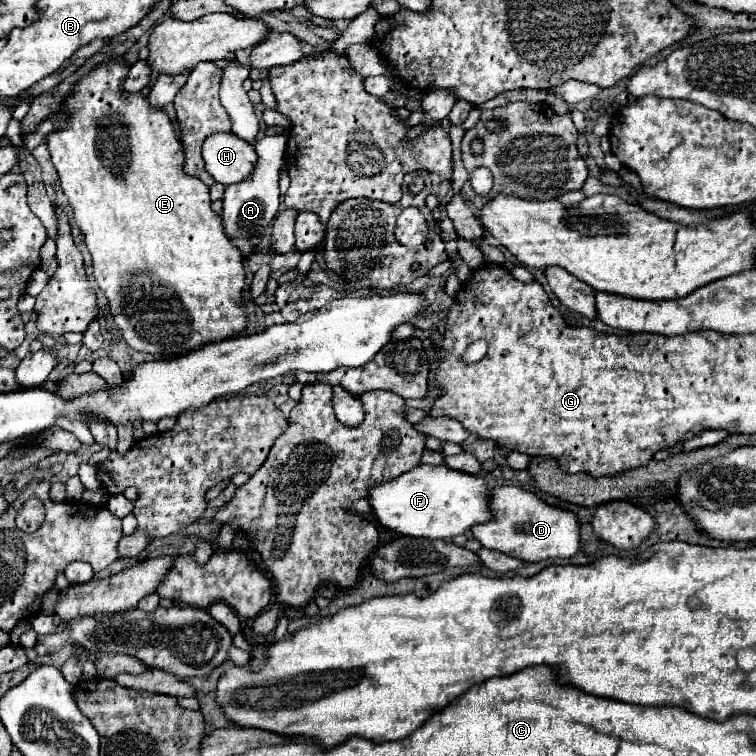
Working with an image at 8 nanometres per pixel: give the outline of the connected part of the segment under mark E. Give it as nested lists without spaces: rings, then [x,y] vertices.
[[[114,58],[114,60],[108,60],[100,66],[96,66],[88,76],[84,76],[76,84],[72,96],[66,100],[66,104],[62,108],[70,114],[66,126],[60,126],[56,130],[56,134],[50,134],[46,144],[48,144],[52,162],[58,170],[58,176],[60,176],[60,188],[66,194],[68,204],[72,206],[74,220],[84,234],[88,252],[92,254],[94,280],[98,282],[100,290],[106,294],[108,306],[112,308],[114,322],[116,322],[122,338],[126,340],[128,346],[132,346],[138,352],[150,352],[150,354],[160,354],[160,356],[180,356],[180,354],[196,350],[204,344],[228,340],[228,338],[244,332],[246,310],[244,310],[244,304],[242,304],[242,290],[244,290],[246,270],[244,270],[244,262],[242,262],[242,252],[232,242],[226,240],[224,230],[222,230],[222,218],[216,216],[210,208],[208,186],[204,182],[200,182],[198,178],[182,172],[182,166],[184,166],[182,144],[180,144],[180,140],[174,132],[174,126],[168,120],[166,112],[152,108],[148,104],[148,100],[142,98],[142,94],[126,94],[122,90],[126,74],[128,74],[128,66],[122,64],[122,58]]]

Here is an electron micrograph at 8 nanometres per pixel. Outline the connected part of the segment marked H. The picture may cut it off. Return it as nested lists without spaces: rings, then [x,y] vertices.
[[[216,132],[208,136],[202,148],[202,156],[206,170],[214,176],[216,182],[224,186],[250,178],[258,162],[254,146],[240,140],[232,132]]]

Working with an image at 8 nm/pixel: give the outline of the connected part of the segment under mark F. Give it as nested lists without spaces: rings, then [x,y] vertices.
[[[420,464],[414,470],[372,488],[368,500],[382,526],[414,538],[448,540],[494,518],[490,510],[488,482],[482,476],[458,472],[448,466]]]

